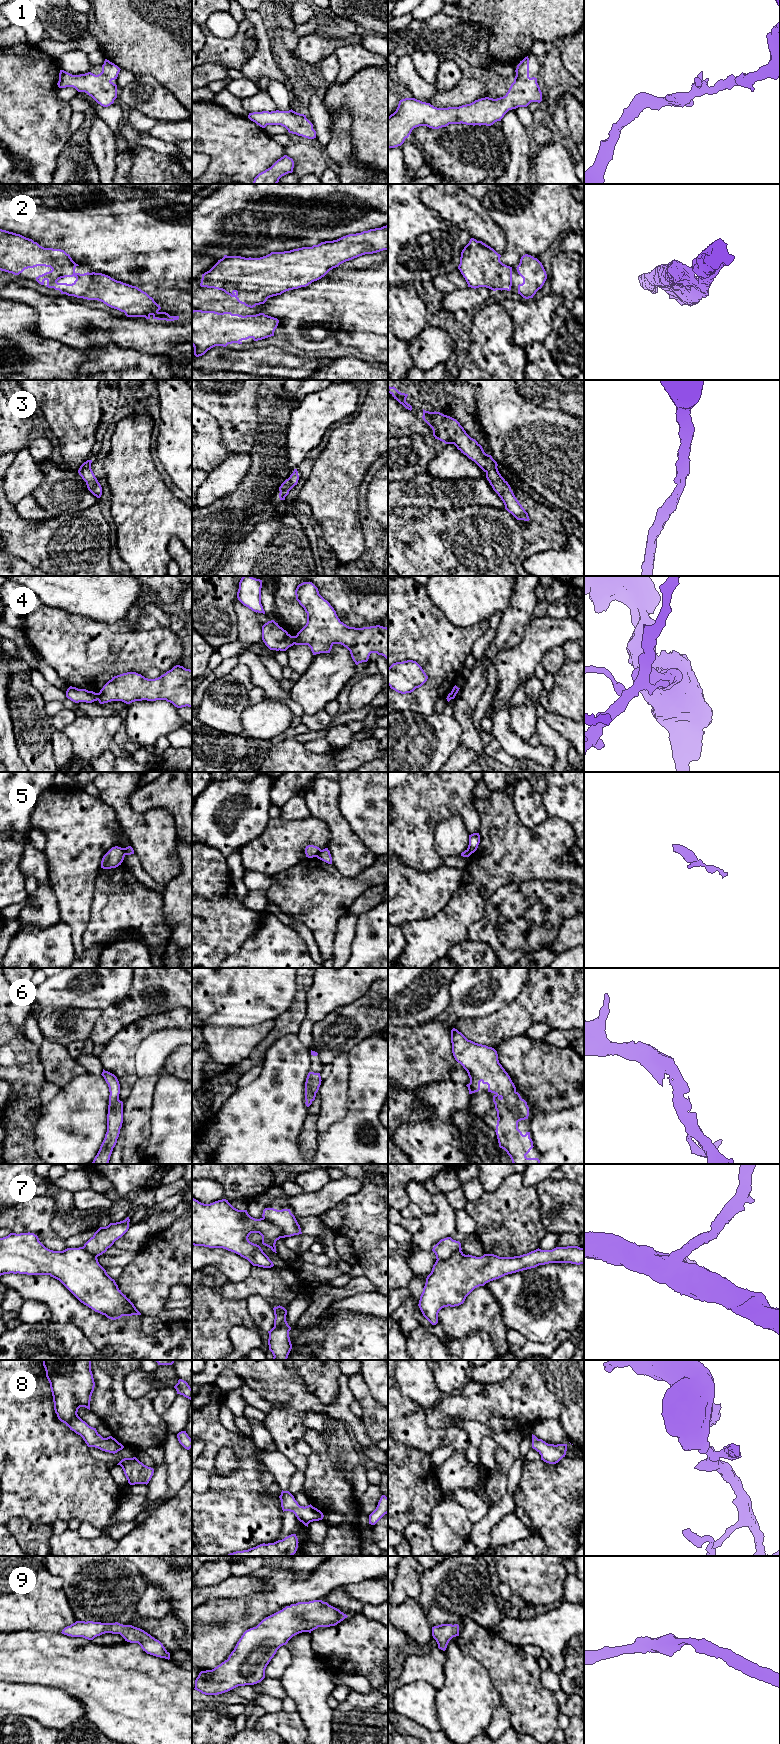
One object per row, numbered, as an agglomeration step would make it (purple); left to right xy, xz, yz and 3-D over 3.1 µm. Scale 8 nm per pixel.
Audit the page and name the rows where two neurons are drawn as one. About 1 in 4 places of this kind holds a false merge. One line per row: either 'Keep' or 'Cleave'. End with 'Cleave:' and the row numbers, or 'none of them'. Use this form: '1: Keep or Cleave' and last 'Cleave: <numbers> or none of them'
1: Keep
2: Keep
3: Keep
4: Cleave
5: Cleave
6: Keep
7: Cleave
8: Keep
9: Keep
Cleave: 4, 5, 7

